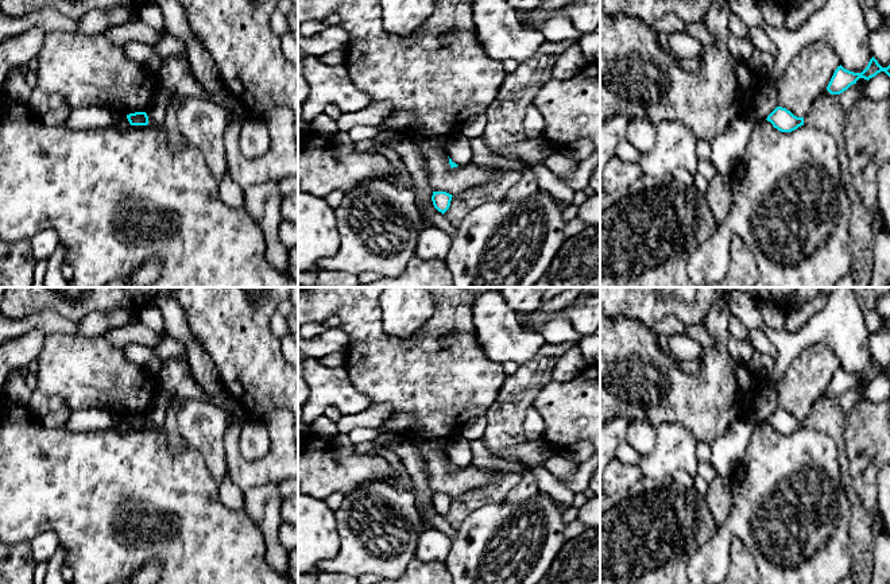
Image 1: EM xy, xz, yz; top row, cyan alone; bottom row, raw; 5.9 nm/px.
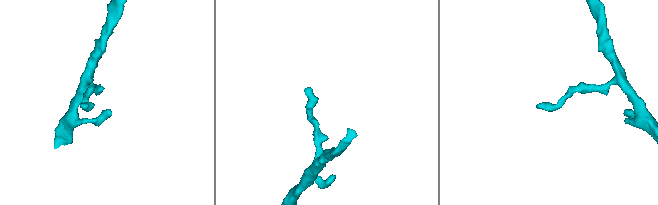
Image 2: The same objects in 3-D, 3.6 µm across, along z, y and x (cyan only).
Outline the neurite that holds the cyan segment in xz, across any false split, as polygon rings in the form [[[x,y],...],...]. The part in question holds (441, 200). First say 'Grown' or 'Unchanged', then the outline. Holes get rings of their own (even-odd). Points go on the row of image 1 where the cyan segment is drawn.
Unchanged. [[[433,192],[432,201],[434,208],[444,214],[450,206],[452,197],[446,192]]]

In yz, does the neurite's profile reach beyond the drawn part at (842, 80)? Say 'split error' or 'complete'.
complete

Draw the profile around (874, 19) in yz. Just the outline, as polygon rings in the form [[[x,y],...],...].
[[[864,4],[864,19],[870,31],[881,28],[886,22],[875,7],[868,7],[866,4]]]

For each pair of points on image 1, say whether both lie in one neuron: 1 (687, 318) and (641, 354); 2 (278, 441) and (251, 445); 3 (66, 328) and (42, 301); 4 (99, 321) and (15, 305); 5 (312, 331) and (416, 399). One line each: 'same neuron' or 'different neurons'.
1: different neurons
2: different neurons
3: different neurons
4: different neurons
5: different neurons

